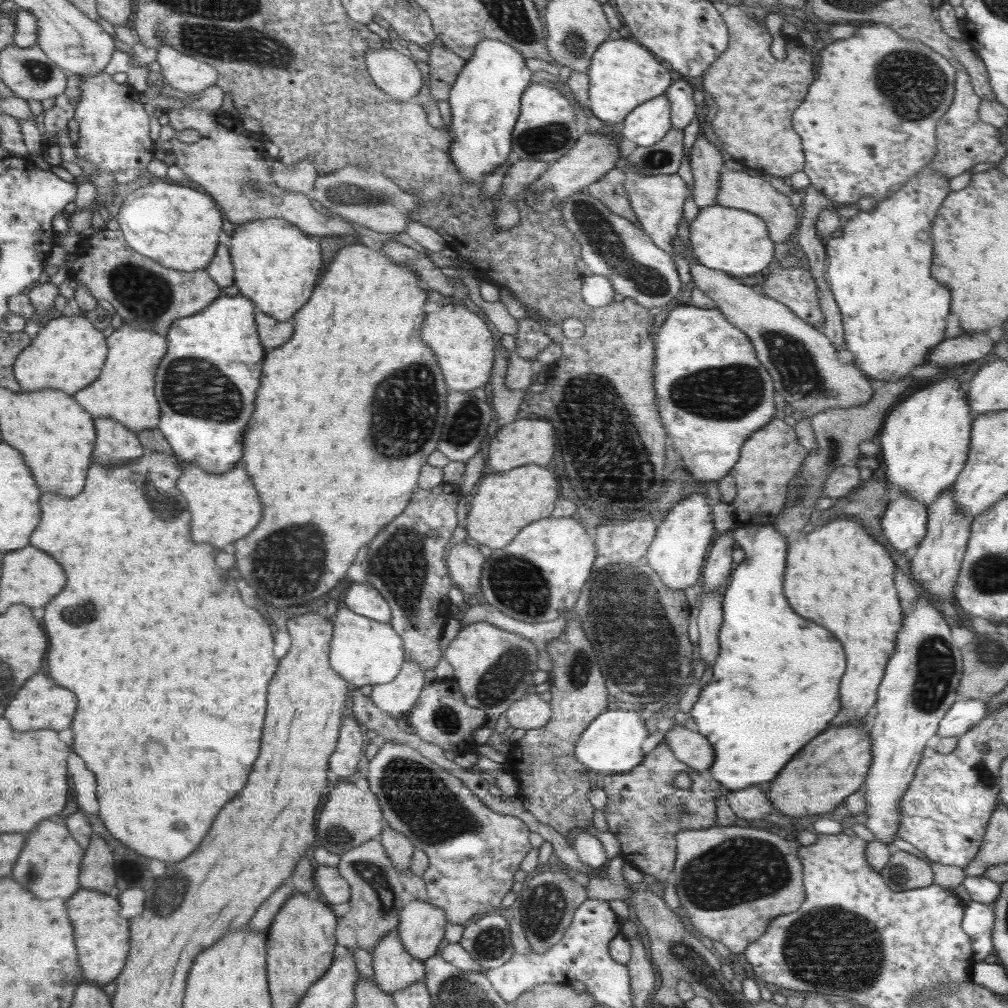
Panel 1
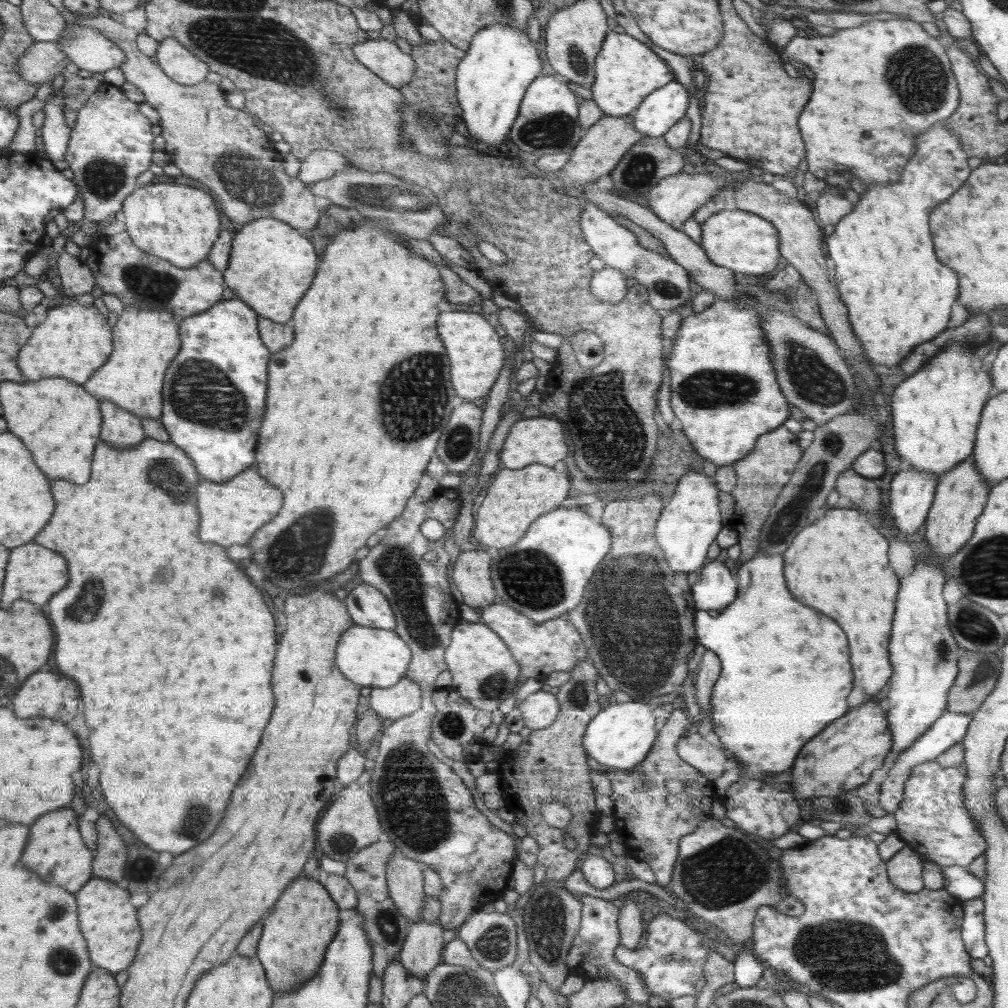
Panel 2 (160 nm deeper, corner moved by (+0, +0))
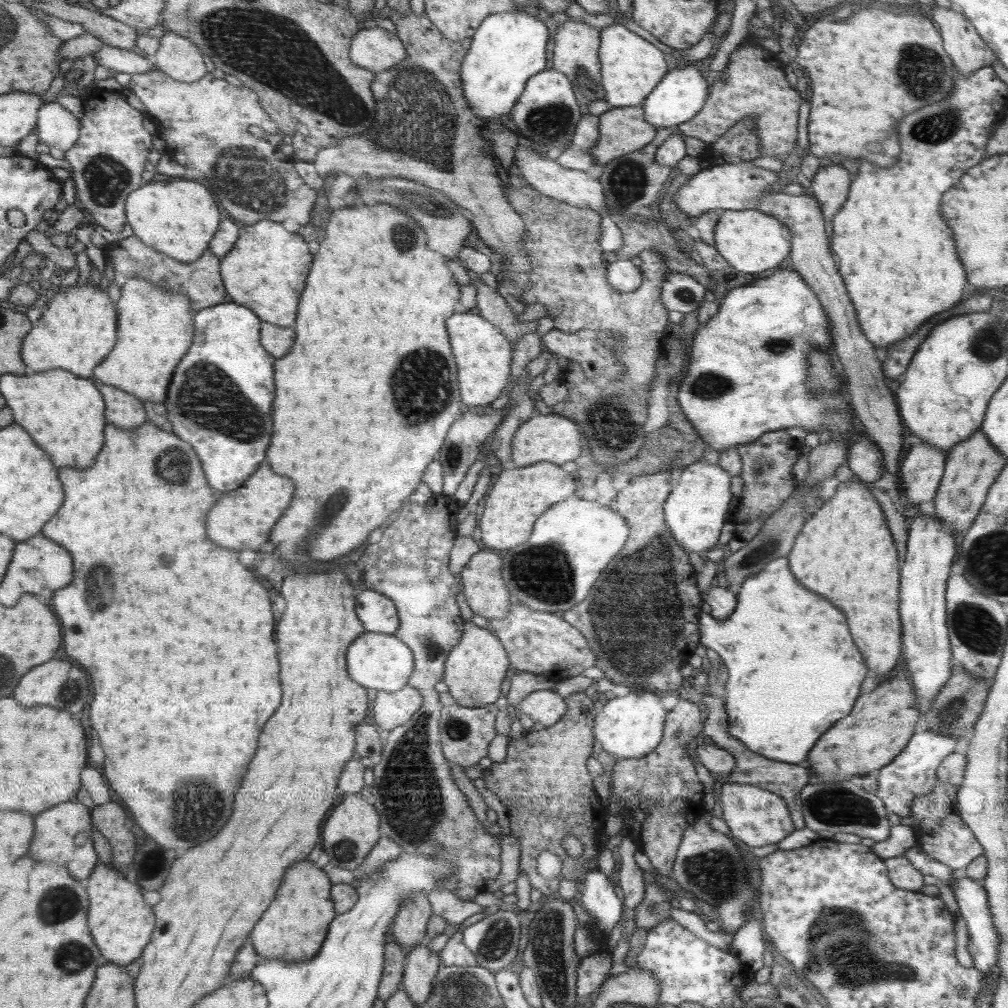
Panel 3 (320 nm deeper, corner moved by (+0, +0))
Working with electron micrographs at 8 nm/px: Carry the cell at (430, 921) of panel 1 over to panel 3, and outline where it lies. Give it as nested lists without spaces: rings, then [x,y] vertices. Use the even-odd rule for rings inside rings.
[[[429,940],[410,948],[406,954],[405,971],[403,972],[402,987],[410,993],[415,1006],[425,1006],[430,998],[434,980],[439,972],[440,958],[438,954],[428,949]]]

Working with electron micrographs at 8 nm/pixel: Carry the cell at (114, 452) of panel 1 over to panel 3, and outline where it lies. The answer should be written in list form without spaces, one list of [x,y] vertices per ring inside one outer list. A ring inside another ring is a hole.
[[[93,380],[106,401],[106,419],[121,429],[133,429],[147,422],[146,405],[139,397],[121,391],[112,385]]]

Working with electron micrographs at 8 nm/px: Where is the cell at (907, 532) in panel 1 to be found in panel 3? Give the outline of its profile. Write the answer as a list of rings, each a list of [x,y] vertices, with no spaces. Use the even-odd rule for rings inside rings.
[[[920,441],[900,463],[900,484],[904,496],[914,506],[932,500],[940,486],[945,467],[945,452]]]

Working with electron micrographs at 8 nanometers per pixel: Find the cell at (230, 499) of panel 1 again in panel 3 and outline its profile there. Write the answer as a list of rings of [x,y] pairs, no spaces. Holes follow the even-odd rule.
[[[266,460],[263,462],[242,487],[217,494],[216,508],[212,508],[212,516],[208,516],[208,536],[212,536],[216,544],[232,550],[250,548],[258,551],[264,542],[268,542],[274,524],[282,518],[284,510],[288,510],[296,490],[294,484],[286,476],[274,474],[270,464],[266,464]]]

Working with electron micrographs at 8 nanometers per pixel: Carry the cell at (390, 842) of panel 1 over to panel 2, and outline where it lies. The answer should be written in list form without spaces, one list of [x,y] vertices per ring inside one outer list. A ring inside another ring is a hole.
[[[394,850],[386,867],[390,898],[399,908],[400,914],[409,921],[421,920],[425,899],[423,863],[404,857]]]

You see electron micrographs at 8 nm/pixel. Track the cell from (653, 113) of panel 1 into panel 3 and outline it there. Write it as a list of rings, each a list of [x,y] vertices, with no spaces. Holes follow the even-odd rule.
[[[695,63],[678,65],[670,69],[641,106],[646,123],[656,129],[670,128],[694,119],[708,99],[709,88],[705,77]]]

